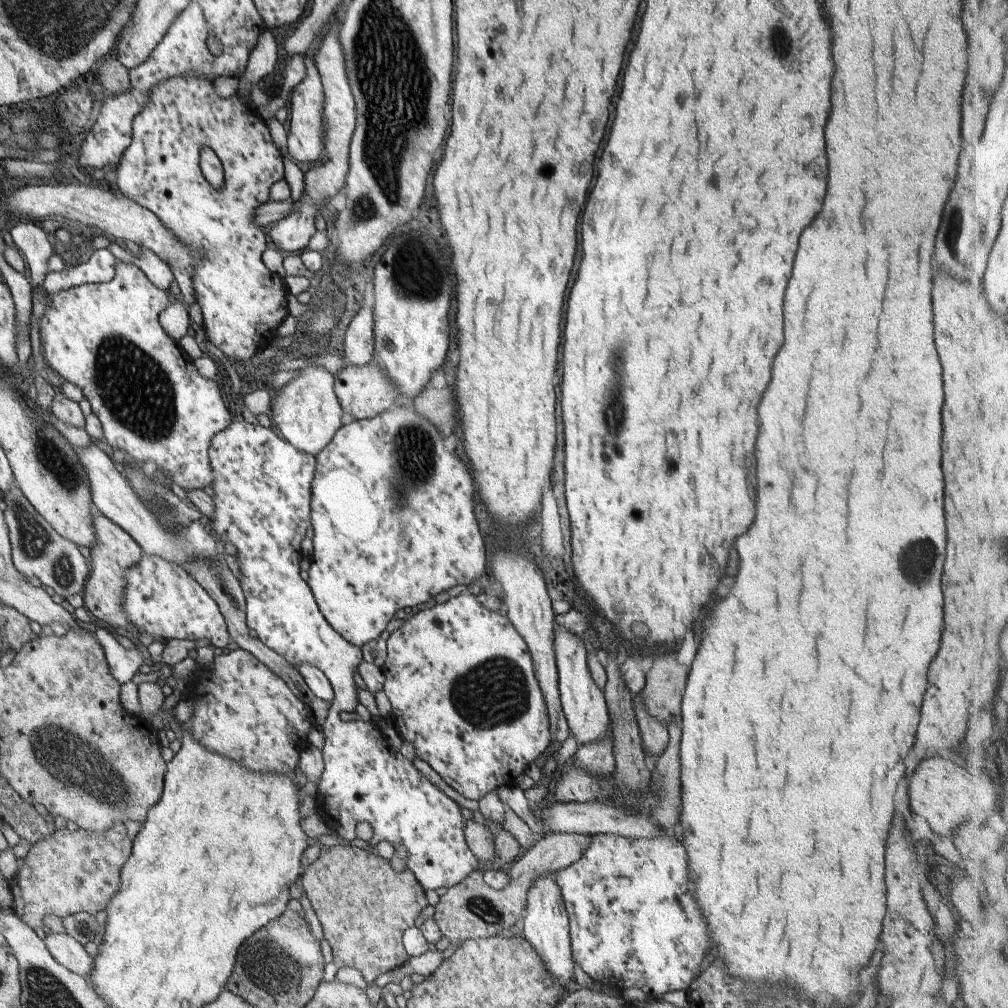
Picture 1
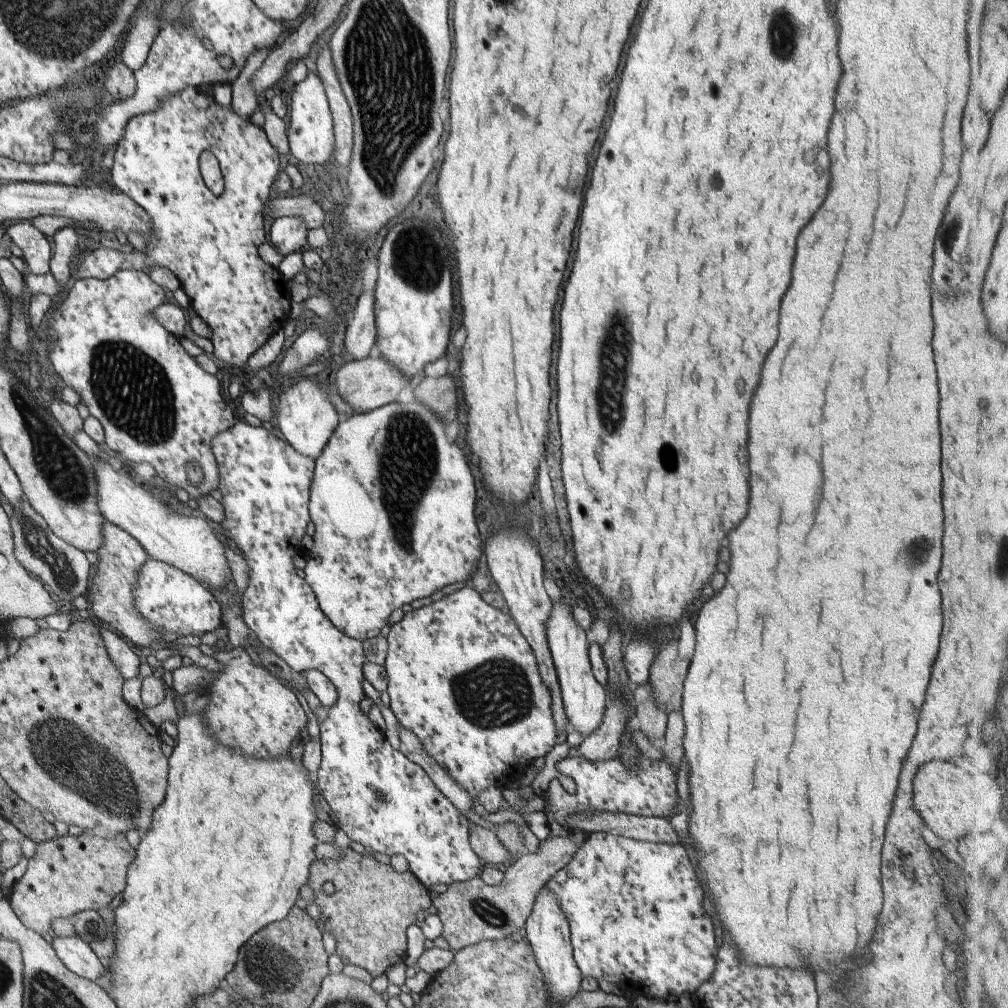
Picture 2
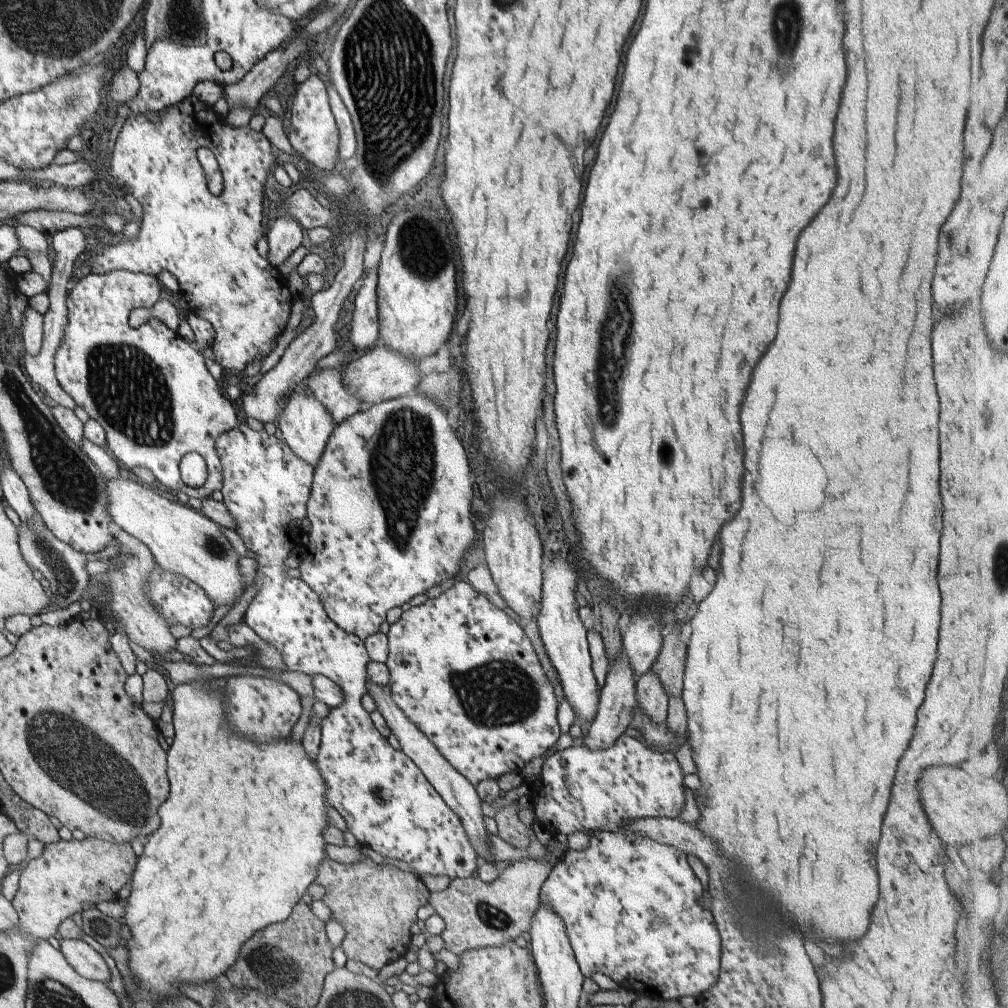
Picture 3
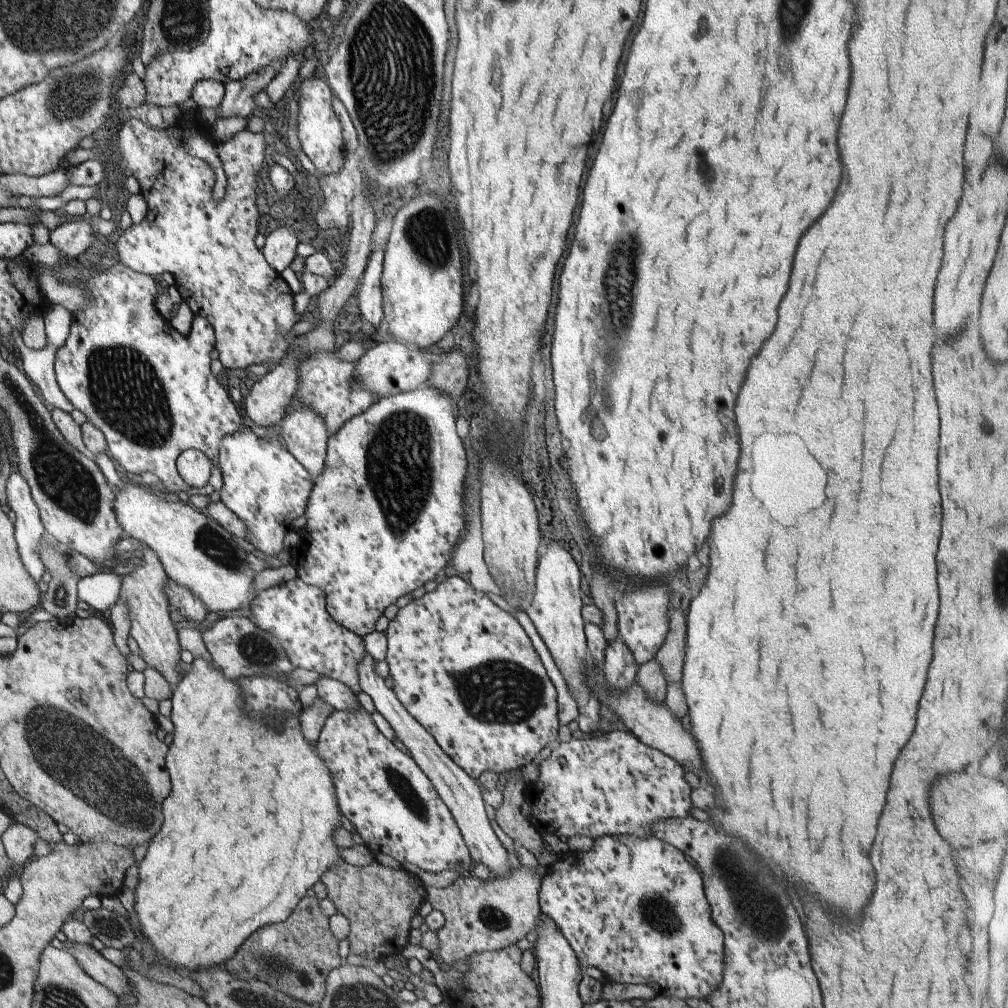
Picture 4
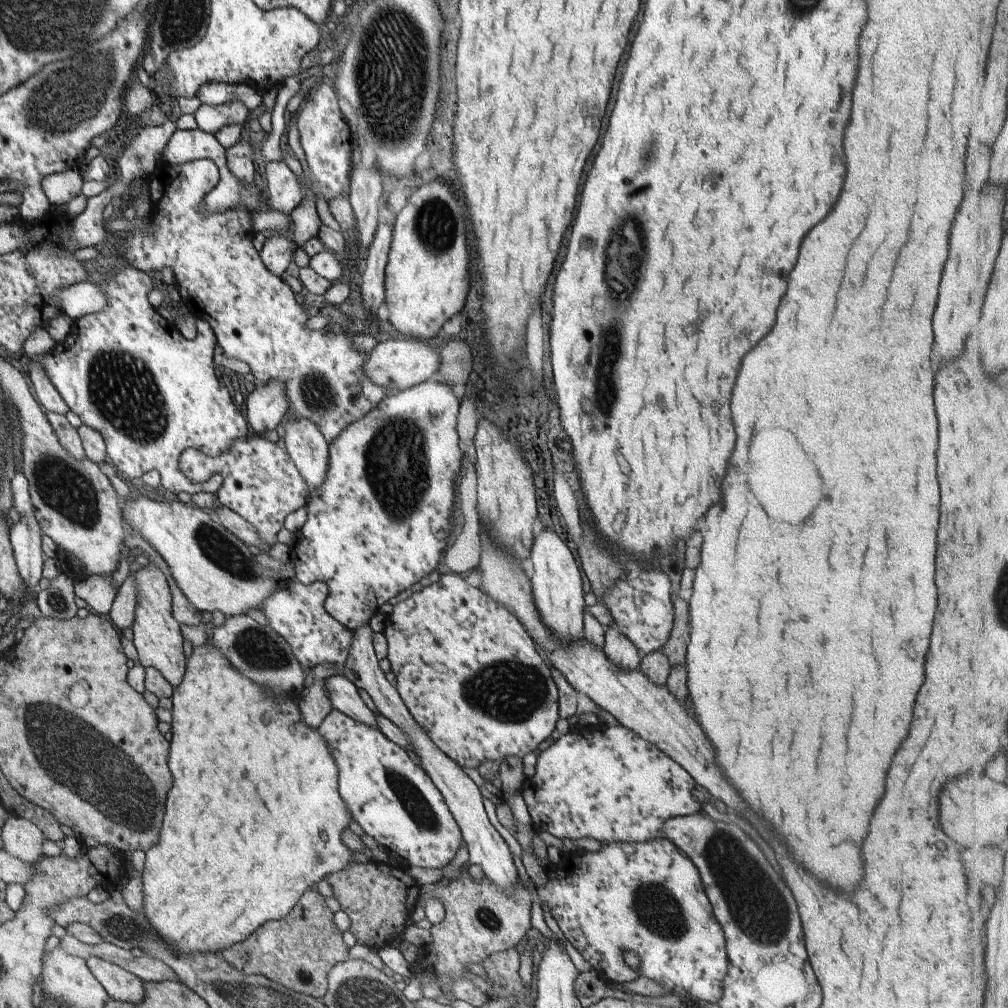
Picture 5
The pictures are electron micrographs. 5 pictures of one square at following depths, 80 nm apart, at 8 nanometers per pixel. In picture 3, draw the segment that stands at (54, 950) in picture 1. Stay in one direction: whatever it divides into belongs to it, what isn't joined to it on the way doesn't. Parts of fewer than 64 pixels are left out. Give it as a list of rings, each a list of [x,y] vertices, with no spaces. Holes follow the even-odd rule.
[[[60,938],[59,942],[60,950],[78,973],[102,983],[111,980],[111,972],[104,958],[90,944],[86,944],[82,939]]]

